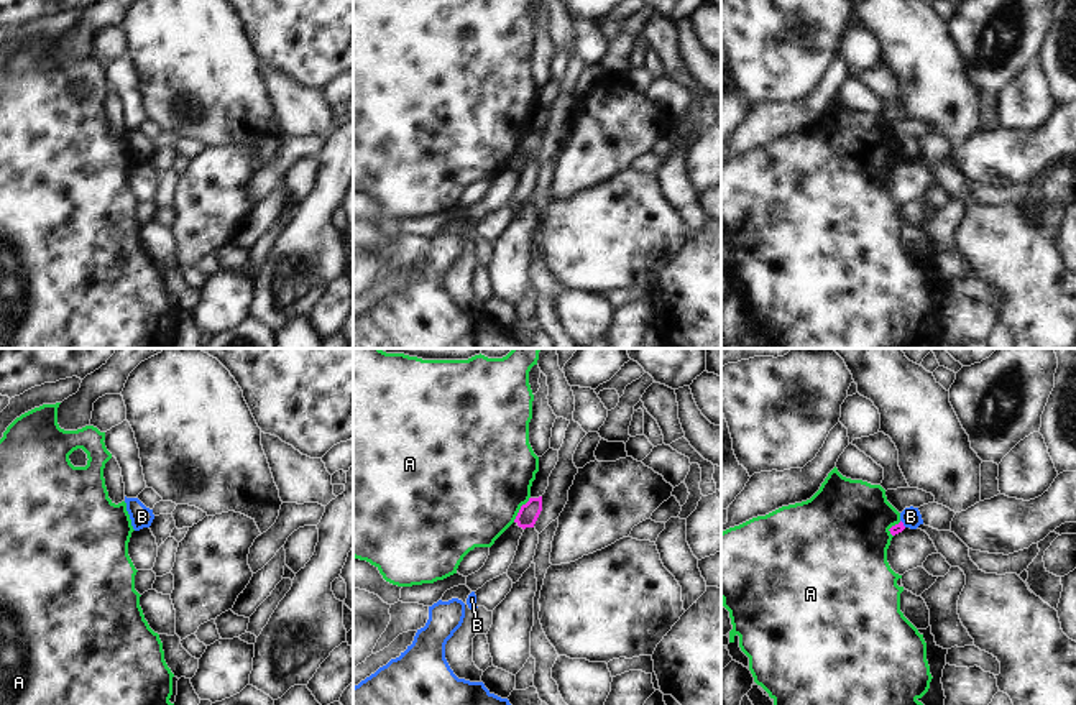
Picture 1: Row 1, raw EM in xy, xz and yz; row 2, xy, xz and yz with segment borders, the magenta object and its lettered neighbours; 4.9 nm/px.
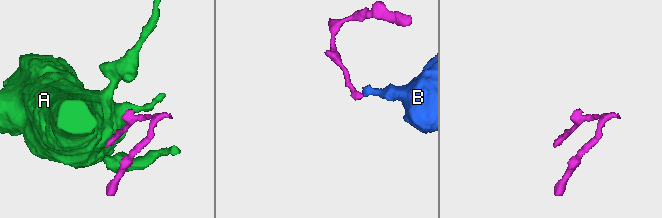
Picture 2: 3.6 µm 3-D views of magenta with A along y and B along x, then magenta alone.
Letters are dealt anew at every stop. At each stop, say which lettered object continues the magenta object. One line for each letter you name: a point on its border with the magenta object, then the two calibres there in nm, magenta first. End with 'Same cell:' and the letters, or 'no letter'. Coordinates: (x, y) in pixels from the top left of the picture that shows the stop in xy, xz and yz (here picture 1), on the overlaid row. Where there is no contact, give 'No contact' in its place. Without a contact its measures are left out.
Same cell: no letter

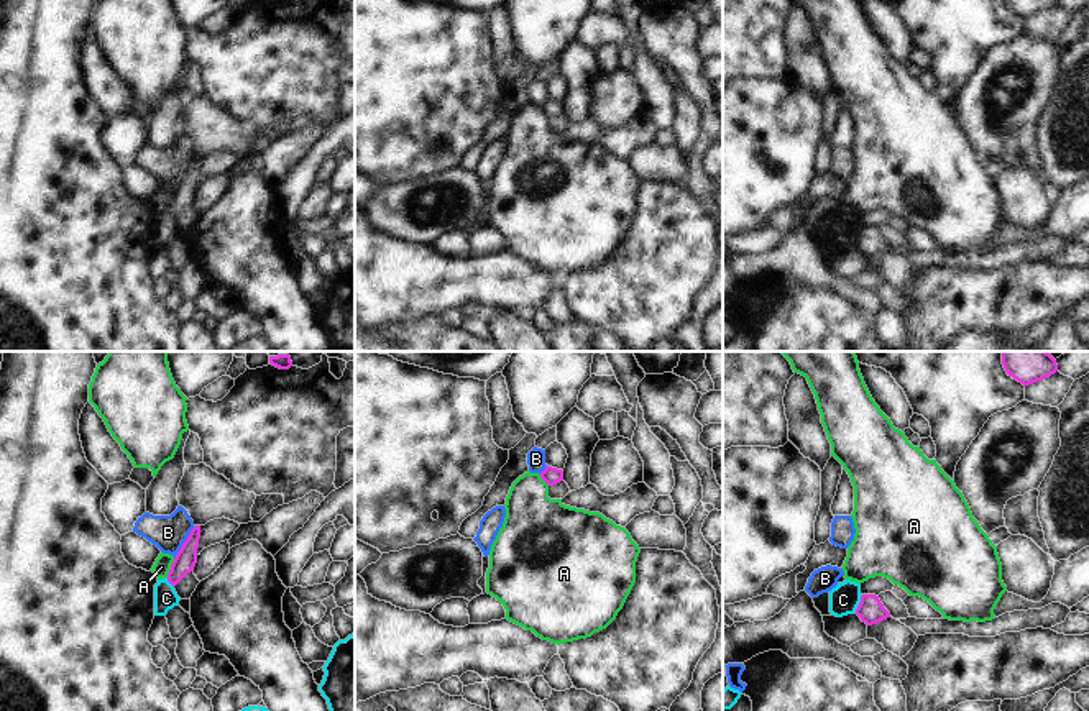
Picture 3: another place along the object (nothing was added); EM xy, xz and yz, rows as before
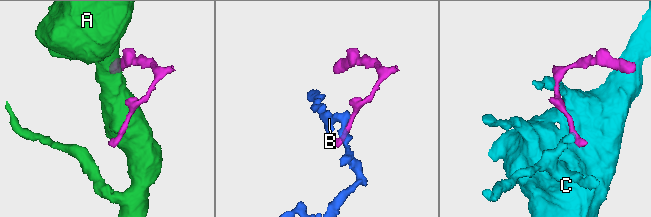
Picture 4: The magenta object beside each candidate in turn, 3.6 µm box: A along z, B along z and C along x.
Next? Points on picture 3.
Same cell: no letter

